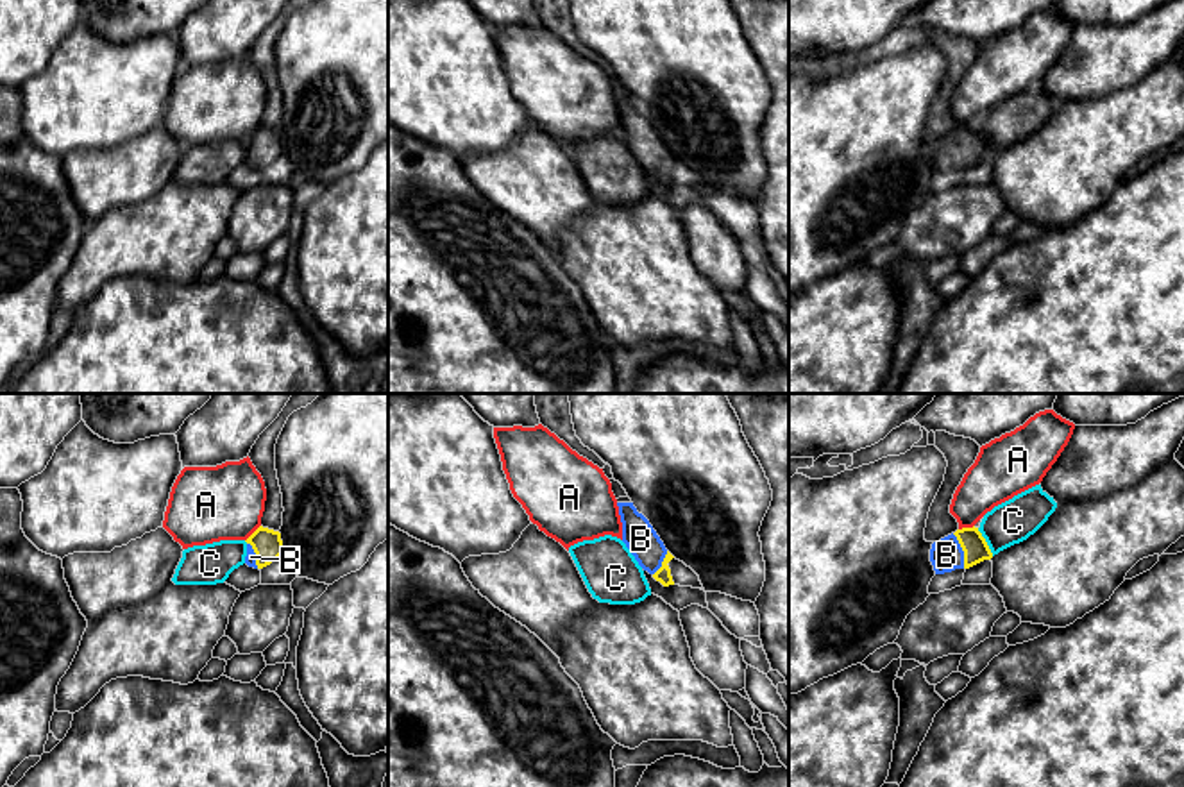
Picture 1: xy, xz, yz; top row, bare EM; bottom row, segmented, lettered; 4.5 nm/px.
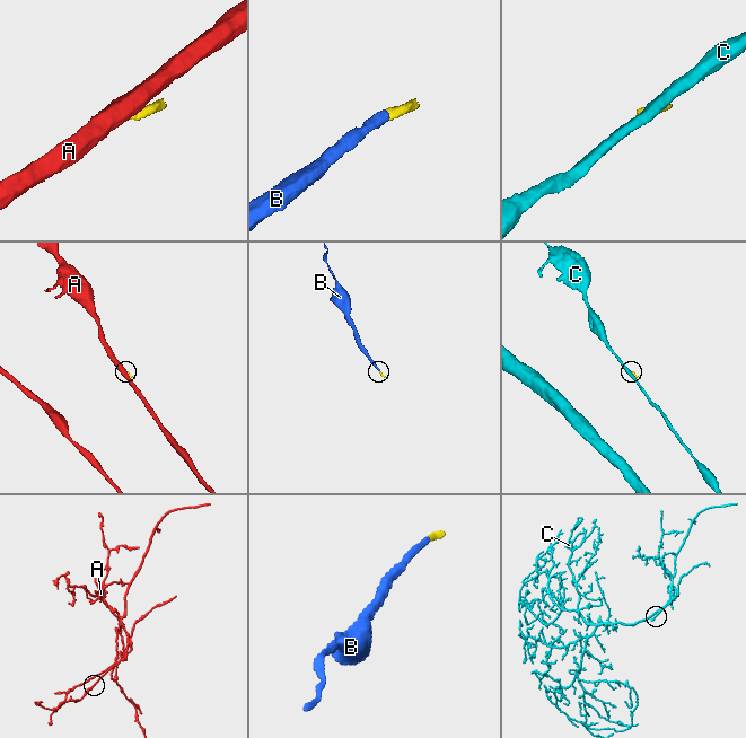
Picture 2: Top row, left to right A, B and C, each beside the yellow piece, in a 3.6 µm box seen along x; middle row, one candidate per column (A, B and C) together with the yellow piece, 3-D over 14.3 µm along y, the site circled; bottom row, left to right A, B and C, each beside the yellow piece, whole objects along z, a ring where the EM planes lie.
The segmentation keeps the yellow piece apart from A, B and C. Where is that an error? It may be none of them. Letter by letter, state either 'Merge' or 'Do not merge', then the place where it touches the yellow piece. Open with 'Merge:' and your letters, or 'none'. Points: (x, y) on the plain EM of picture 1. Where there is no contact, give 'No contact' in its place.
Merge: B
A: Do not merge. Touches yellow at xy (253, 133)
B: Merge. Touches yellow at yz (963, 149)
C: Do not merge. Touches yellow at yz (986, 142)

